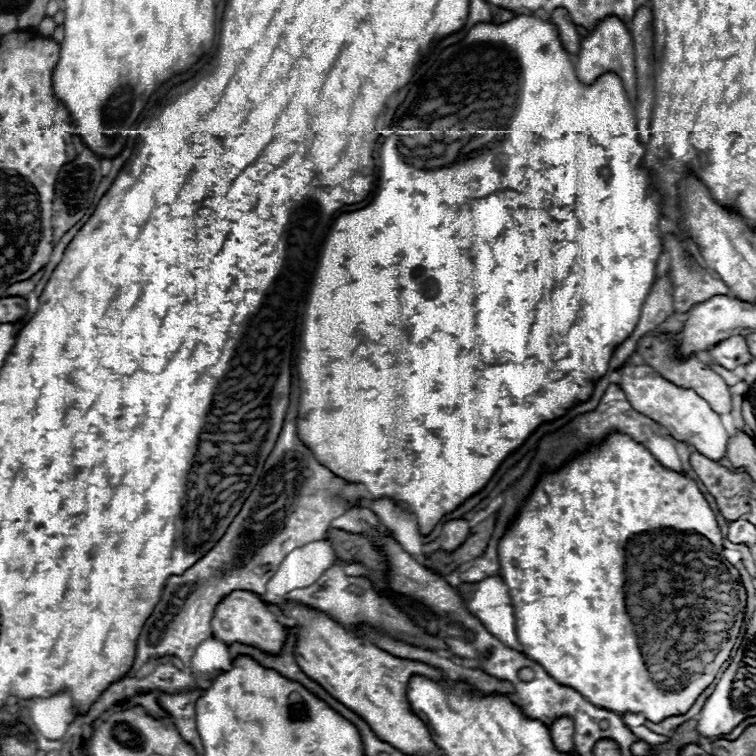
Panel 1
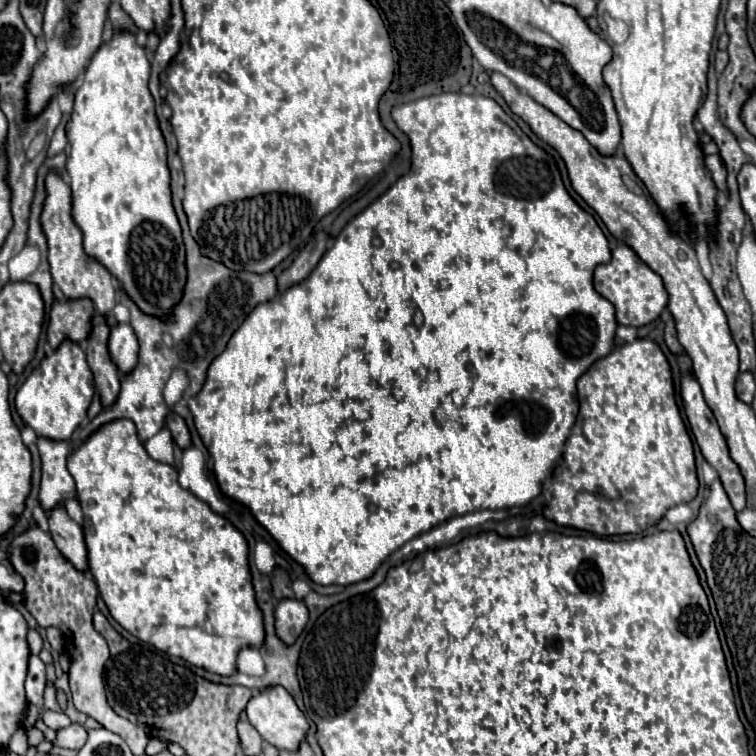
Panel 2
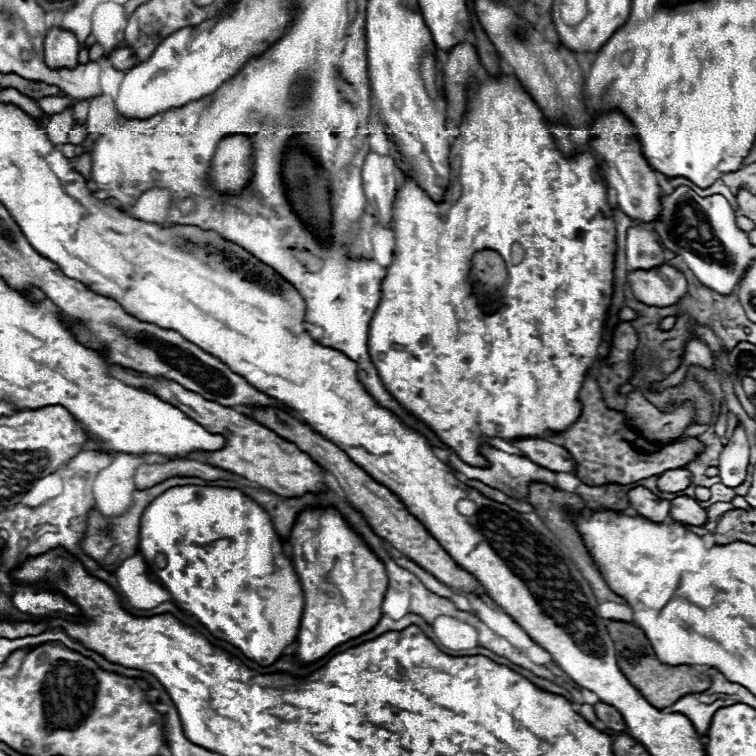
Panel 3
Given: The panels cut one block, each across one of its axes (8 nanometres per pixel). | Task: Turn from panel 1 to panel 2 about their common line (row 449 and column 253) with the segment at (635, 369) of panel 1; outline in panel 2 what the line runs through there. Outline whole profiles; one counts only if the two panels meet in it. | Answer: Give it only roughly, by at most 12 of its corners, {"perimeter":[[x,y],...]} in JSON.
{"perimeter":[[284,686],[248,700],[246,716],[266,742],[296,750],[308,722]]}

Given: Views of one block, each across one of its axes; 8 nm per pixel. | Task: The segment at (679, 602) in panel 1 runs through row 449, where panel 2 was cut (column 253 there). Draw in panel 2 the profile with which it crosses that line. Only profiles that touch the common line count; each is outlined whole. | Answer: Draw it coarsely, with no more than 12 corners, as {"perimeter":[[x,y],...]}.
{"perimeter":[[134,422],[68,456],[112,618],[210,672],[264,642],[244,536]]}

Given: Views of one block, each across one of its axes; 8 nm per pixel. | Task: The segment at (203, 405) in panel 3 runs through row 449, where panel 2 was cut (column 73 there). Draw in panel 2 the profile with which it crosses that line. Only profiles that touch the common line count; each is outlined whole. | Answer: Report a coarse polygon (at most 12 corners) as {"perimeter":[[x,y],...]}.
{"perimeter":[[46,174],[40,224],[66,298],[92,298],[116,326],[112,274],[84,252],[70,186]]}

